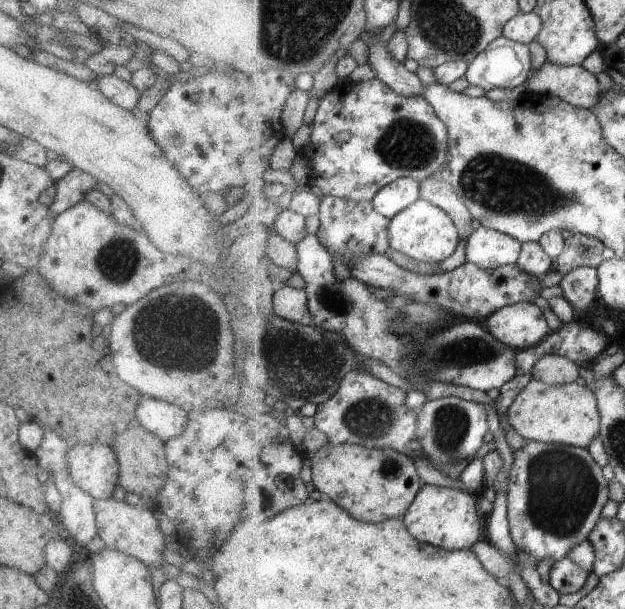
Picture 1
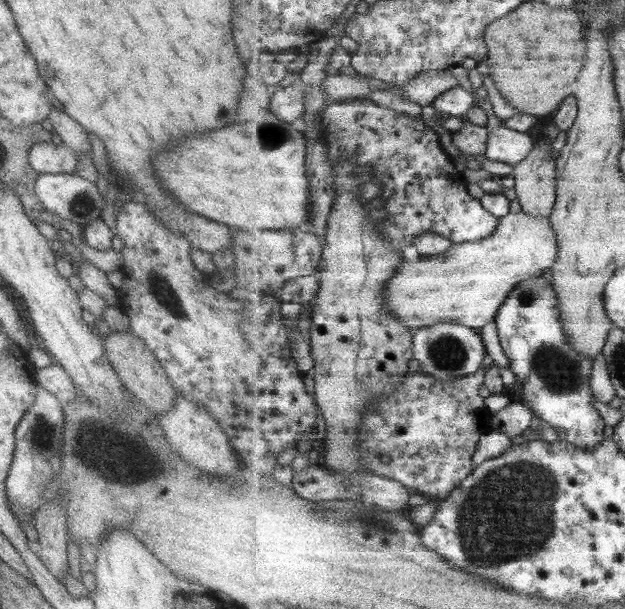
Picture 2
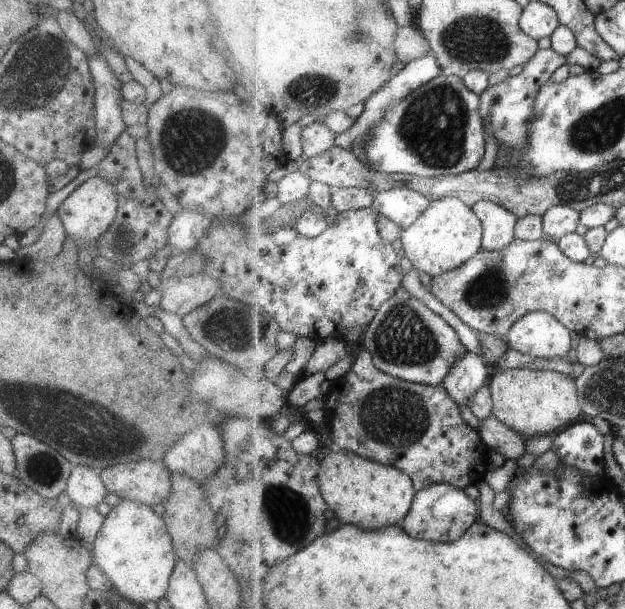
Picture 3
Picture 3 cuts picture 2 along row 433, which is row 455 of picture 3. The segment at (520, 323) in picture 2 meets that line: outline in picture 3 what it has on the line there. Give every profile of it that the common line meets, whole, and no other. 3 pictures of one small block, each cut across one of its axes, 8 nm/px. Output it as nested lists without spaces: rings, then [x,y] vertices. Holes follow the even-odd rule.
[[[584,417],[554,437],[559,461],[585,472],[587,476],[604,477],[605,438],[593,419]]]

